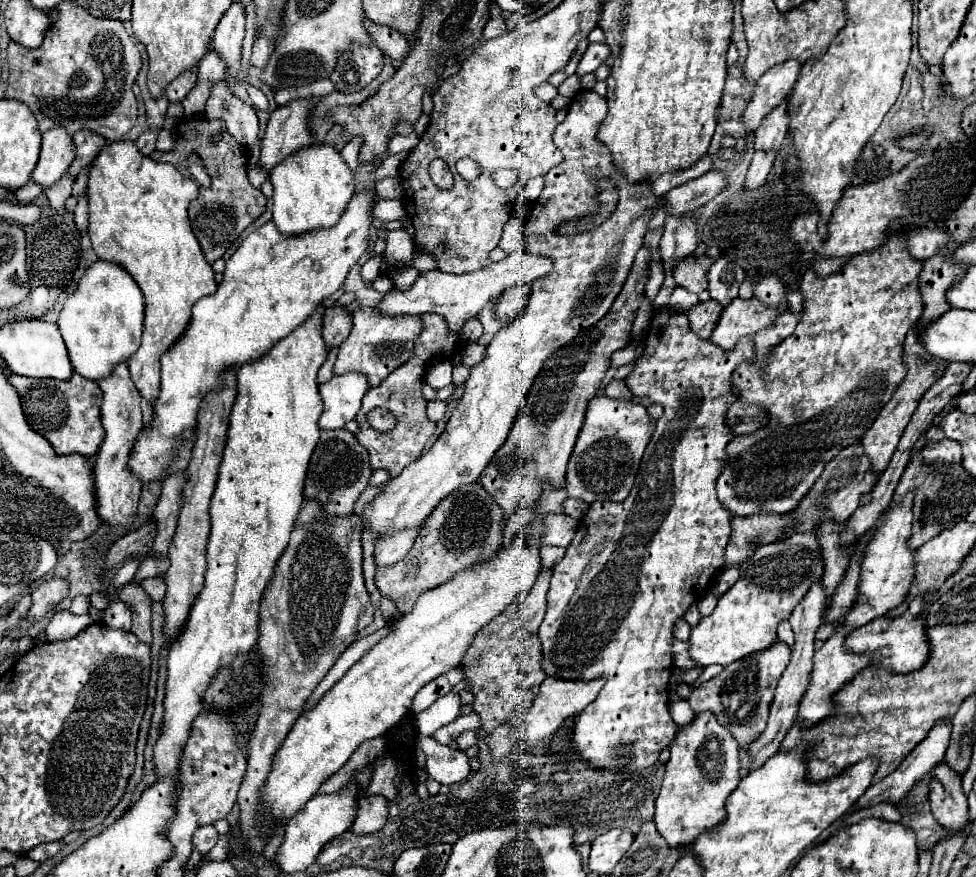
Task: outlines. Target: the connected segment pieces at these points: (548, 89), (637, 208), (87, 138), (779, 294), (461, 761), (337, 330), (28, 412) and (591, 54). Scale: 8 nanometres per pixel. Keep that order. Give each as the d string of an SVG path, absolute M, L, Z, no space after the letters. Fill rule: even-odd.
M544 82L535 89L535 93L543 101L550 103L558 95L558 90L550 83Z
M580 91L570 103L566 119L554 129L554 143L566 159L574 159L576 163L580 163L580 159L588 161L588 167L586 163L580 163L580 169L572 169L572 165L564 165L564 161L550 169L544 175L544 189L534 203L532 215L524 221L528 227L522 227L524 251L552 257L554 269L548 277L534 281L528 305L514 321L494 335L486 347L484 361L472 367L464 395L460 397L438 441L428 453L412 461L398 477L390 479L374 503L362 511L360 517L364 525L376 535L392 535L400 529L422 525L448 493L460 485L476 483L480 473L490 463L490 457L504 445L518 407L540 373L542 363L580 331L598 323L610 311L616 295L620 293L652 219L648 217L648 221L644 221L640 213L648 209L648 205L656 205L658 197L652 191L652 181L648 181L648 185L628 185L628 181L612 169L612 153L596 141L596 133L604 117L606 99L594 91ZM596 175L602 175L602 179L609 177L616 184L619 196L616 211L610 217L612 231L606 231L610 233L608 245L594 245L594 231L578 235L556 233L556 225L580 219L598 209Z
M82 129L80 133L74 135L74 145L76 145L76 159L68 167L68 173L76 177L80 169L84 169L90 161L94 161L94 157L100 153L106 141L98 133L88 133L88 129Z
M768 275L762 281L758 281L754 287L754 297L764 301L764 305L768 307L782 307L784 303L788 303L786 287L776 275Z
M418 734L416 738L416 745L426 753L425 769L432 779L444 785L454 785L462 783L468 777L470 765L464 751L452 751L430 736Z
M340 305L330 307L324 315L324 327L322 327L328 349L338 347L350 333L350 327L352 327L352 311L346 311Z
M74 373L70 381L12 375L10 383L16 387L22 399L22 409L30 427L46 437L58 455L80 453L84 457L90 457L98 451L100 443L104 441L104 427L100 421L102 391L94 381L88 381Z
M600 41L600 43L590 43L590 47L588 47L588 51L584 53L584 57L582 57L576 73L578 73L578 75L594 73L594 69L596 69L598 65L602 65L608 55L610 55L610 49L608 49L606 43L602 43L602 41Z

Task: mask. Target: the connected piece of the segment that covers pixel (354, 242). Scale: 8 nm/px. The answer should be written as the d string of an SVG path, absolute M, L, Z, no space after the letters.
M362 189L352 195L344 217L340 217L332 229L318 229L316 233L304 233L304 237L280 237L276 225L268 221L240 243L236 253L226 261L224 281L218 285L218 291L194 305L188 331L162 357L162 387L154 403L152 425L140 433L130 455L130 469L142 479L144 485L156 481L168 471L170 461L182 441L182 431L196 427L196 417L204 395L220 387L220 373L226 367L240 367L262 357L276 341L284 339L298 325L302 325L316 309L316 305L320 305L328 295L342 287L352 265L356 265L370 247L370 217L376 201L376 193Z

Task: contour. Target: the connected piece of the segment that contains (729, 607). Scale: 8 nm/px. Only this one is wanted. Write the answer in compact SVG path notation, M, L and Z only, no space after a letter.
M794 533L778 543L764 545L742 563L740 579L736 585L720 597L712 615L702 621L690 633L690 657L700 665L730 665L746 655L764 651L778 639L778 621L792 615L792 609L804 599L804 593L822 579L824 561L822 545L816 533Z

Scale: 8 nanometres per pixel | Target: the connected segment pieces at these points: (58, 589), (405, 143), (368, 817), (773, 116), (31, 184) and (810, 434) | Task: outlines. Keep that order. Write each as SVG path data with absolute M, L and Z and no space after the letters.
M54 577L34 589L34 603L28 613L28 621L42 619L50 609L54 609L62 599L68 597L68 581L62 577Z
M410 133L410 135L394 135L388 149L390 149L390 155L396 155L398 151L402 149L412 149L416 143L418 143L418 133Z
M366 795L360 801L360 809L352 825L352 831L356 835L376 833L386 825L386 819L388 819L388 801L380 795Z
M788 99L780 103L754 133L754 147L756 151L780 151L780 145L788 133Z
M30 179L24 187L20 187L20 189L16 191L16 197L18 197L20 203L30 203L38 193L40 193L40 185L36 185L36 181Z
M894 221L888 227L888 239L884 245L854 255L852 261L832 277L822 279L816 277L812 269L806 269L800 281L800 291L806 301L796 331L772 349L768 365L758 367L756 361L748 361L734 373L738 399L744 403L762 403L770 413L770 423L766 427L754 435L736 437L728 447L732 461L718 477L716 489L722 505L734 515L750 515L760 509L770 513L792 511L816 483L824 465L846 445L862 439L880 409L892 399L894 383L900 385L904 379L904 337L924 311L924 303L920 301L922 261L916 261L908 249L904 249L904 229L906 225Z

